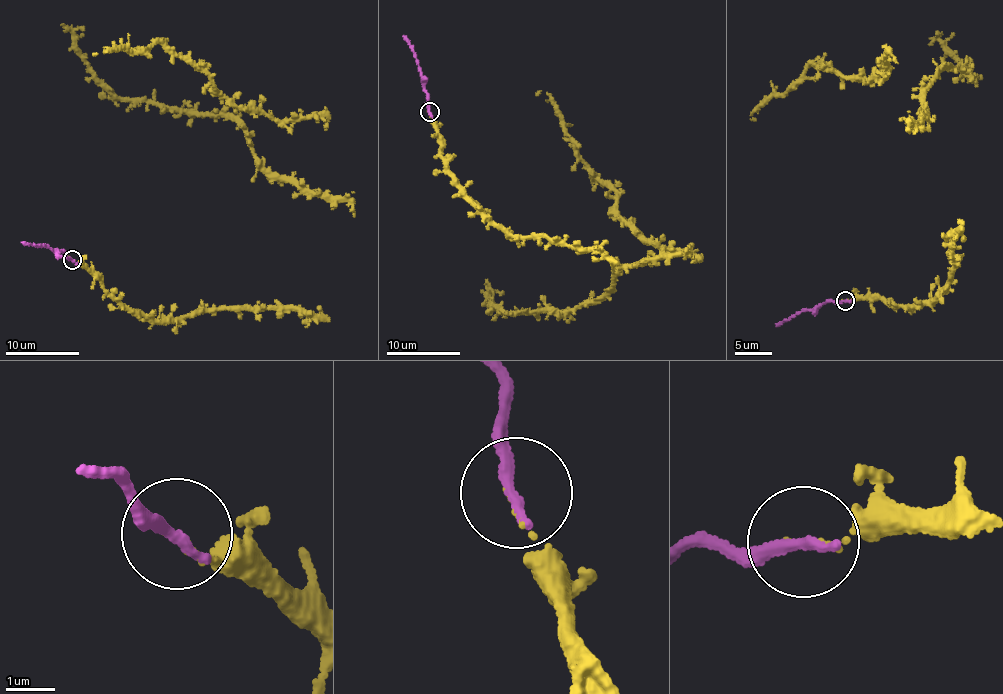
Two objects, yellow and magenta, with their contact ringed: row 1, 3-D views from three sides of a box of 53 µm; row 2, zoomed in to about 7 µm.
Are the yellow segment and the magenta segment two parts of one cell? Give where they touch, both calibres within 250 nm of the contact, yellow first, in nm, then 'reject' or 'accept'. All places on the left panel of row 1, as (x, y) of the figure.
at (72, 260); 90 nm thick on the yellow side, 280 nm on the other; reject

